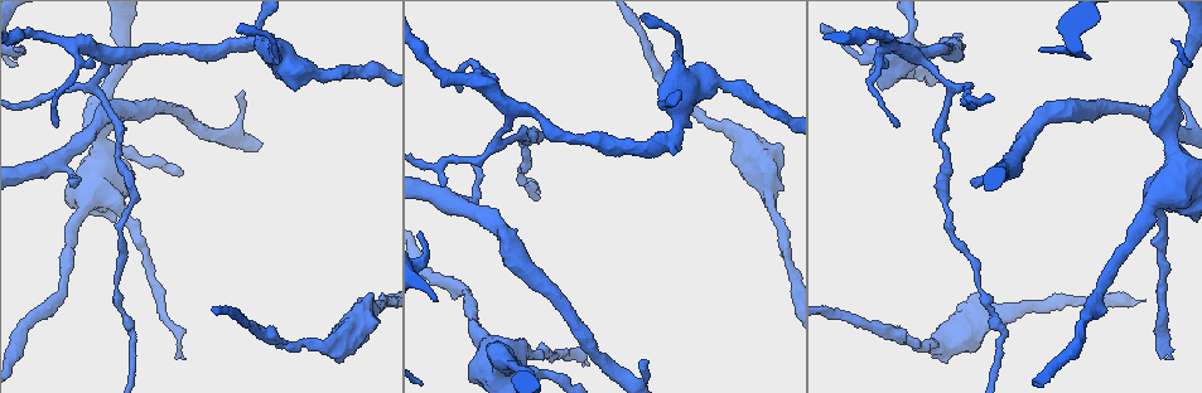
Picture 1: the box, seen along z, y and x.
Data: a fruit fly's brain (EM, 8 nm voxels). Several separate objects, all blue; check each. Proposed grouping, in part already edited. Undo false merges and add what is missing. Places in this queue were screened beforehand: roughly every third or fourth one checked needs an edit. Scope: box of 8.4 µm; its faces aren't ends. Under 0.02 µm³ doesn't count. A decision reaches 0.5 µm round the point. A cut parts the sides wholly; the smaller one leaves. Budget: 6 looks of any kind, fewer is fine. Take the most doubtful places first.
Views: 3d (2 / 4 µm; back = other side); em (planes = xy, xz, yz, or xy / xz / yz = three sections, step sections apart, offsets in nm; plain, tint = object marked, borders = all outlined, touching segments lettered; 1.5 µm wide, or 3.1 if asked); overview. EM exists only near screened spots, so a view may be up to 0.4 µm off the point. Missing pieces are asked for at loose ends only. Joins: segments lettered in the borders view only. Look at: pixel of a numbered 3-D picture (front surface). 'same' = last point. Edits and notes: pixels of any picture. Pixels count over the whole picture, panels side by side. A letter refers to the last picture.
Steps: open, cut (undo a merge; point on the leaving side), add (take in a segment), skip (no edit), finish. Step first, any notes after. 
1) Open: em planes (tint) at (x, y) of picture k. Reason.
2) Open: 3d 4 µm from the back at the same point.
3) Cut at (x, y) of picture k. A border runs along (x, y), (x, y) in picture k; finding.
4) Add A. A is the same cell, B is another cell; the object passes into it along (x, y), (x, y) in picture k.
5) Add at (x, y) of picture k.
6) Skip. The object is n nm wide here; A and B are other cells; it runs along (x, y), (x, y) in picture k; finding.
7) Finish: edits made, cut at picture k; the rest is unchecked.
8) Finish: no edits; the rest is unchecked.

Open: em planes (borders) at (587, 362) of picture 1. Long arm stops here.

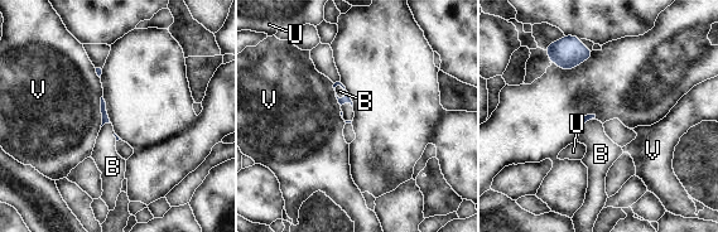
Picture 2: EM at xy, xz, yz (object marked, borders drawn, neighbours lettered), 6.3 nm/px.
Add B. B is the same cell, U and V are other cells; the object passes into it along (345, 100), (347, 102), (347, 110) in picture 2; the neuron continues.

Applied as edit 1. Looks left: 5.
Open: 3d 2 µm from the back at (974, 180) of picture 1. An open end.

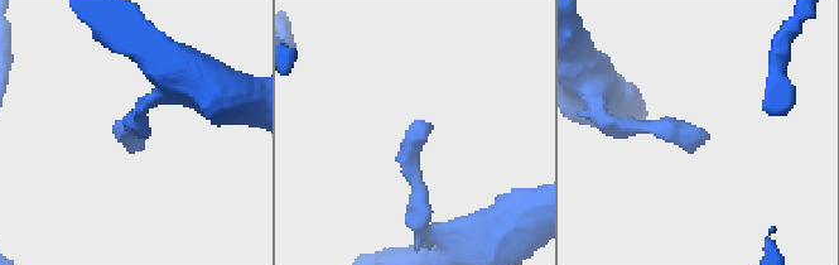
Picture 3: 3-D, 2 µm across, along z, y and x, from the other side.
Open: em planes (borders) at (424, 125) of picture 3.

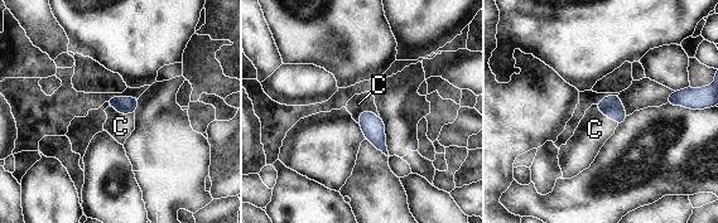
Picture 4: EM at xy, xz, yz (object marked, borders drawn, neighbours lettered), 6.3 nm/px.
Add C. C is the same cell; the object passes into it along (372, 127), (365, 111), (358, 103) in picture 4; it goes on there.

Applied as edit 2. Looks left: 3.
Open: em planes (borders) at (935, 348) of picture 1. Thick turns thin.

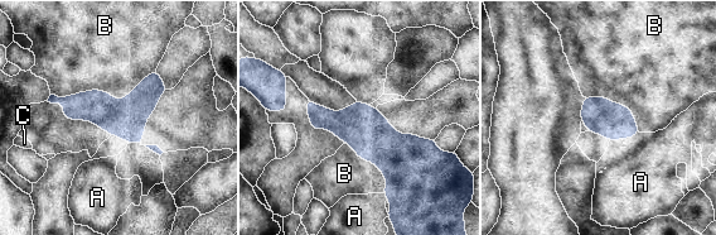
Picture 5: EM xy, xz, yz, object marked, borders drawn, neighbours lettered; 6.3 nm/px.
Skip. The object is 140 nm wide here; A, B and C are other cells; one neuron here.

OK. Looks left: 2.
Finish: edits made, add at picture 2, add at picture 4; the rest is unchecked.

